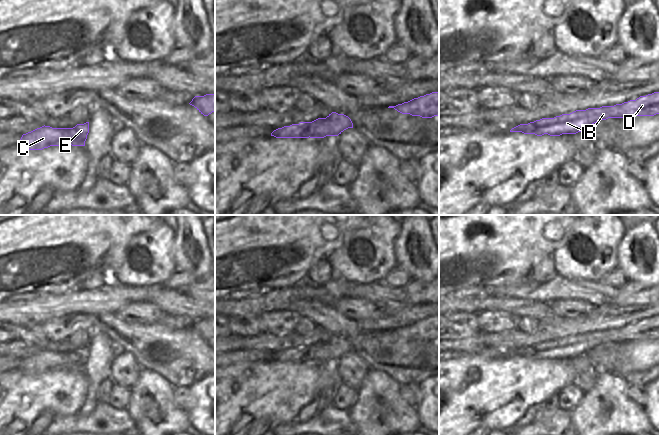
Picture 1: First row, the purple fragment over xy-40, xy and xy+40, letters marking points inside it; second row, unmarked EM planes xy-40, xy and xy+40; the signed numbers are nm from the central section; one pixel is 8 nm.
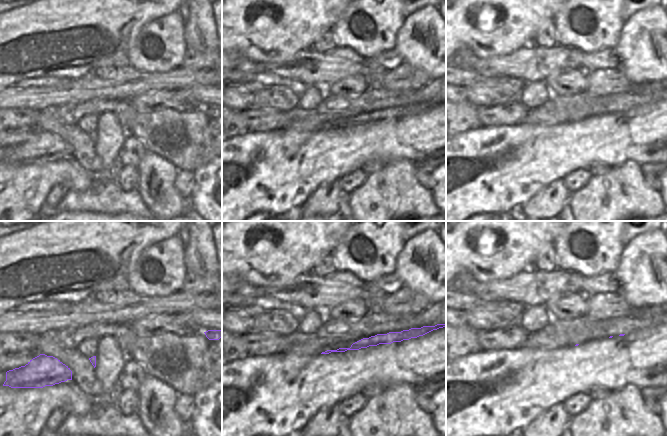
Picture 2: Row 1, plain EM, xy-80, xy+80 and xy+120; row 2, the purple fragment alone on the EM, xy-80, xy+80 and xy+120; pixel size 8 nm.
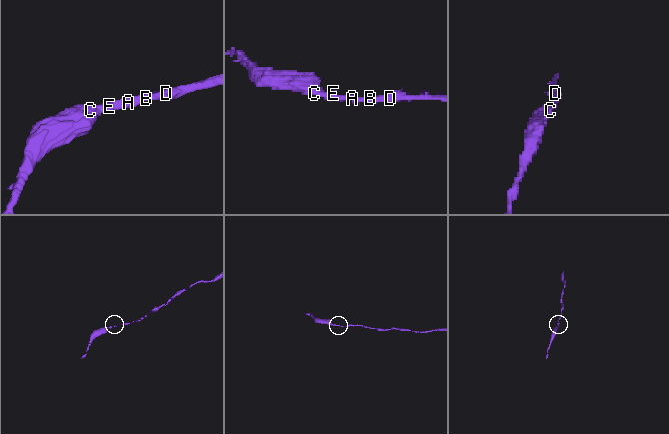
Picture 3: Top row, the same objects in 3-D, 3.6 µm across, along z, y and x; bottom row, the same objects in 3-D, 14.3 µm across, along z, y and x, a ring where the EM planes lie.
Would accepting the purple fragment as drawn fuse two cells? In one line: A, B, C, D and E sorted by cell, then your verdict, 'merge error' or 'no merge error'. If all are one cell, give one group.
groups A B C D E; no merge error

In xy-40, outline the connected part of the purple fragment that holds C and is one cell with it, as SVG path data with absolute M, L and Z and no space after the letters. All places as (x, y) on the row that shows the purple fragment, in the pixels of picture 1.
M89 122L77 124L73 128L52 128L42 126L31 132L23 134L17 146L26 150L42 150L50 146L85 146L89 133Z

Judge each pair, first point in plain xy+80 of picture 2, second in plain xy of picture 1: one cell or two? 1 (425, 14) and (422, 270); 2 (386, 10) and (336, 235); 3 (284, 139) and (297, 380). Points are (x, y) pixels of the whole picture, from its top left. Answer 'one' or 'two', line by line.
1: one
2: two
3: one

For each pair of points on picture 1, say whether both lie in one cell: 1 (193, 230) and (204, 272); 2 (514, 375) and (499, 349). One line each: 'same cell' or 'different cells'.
1: same cell
2: different cells

